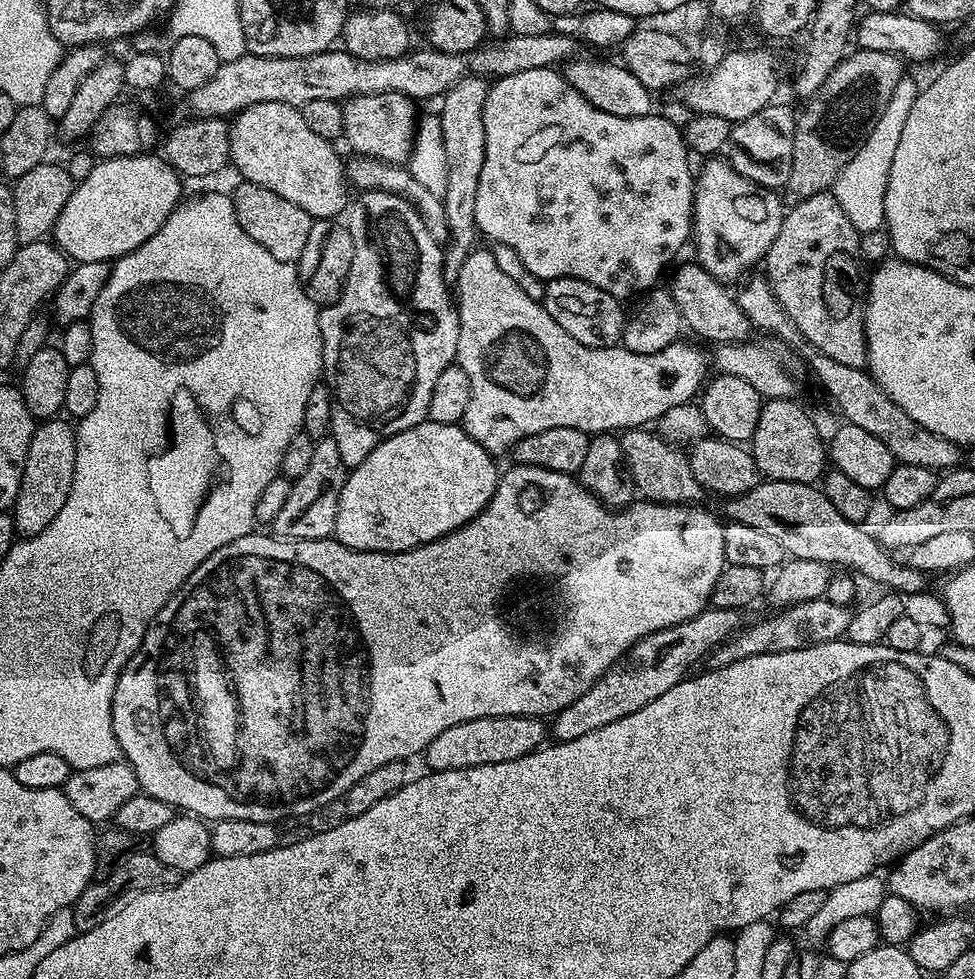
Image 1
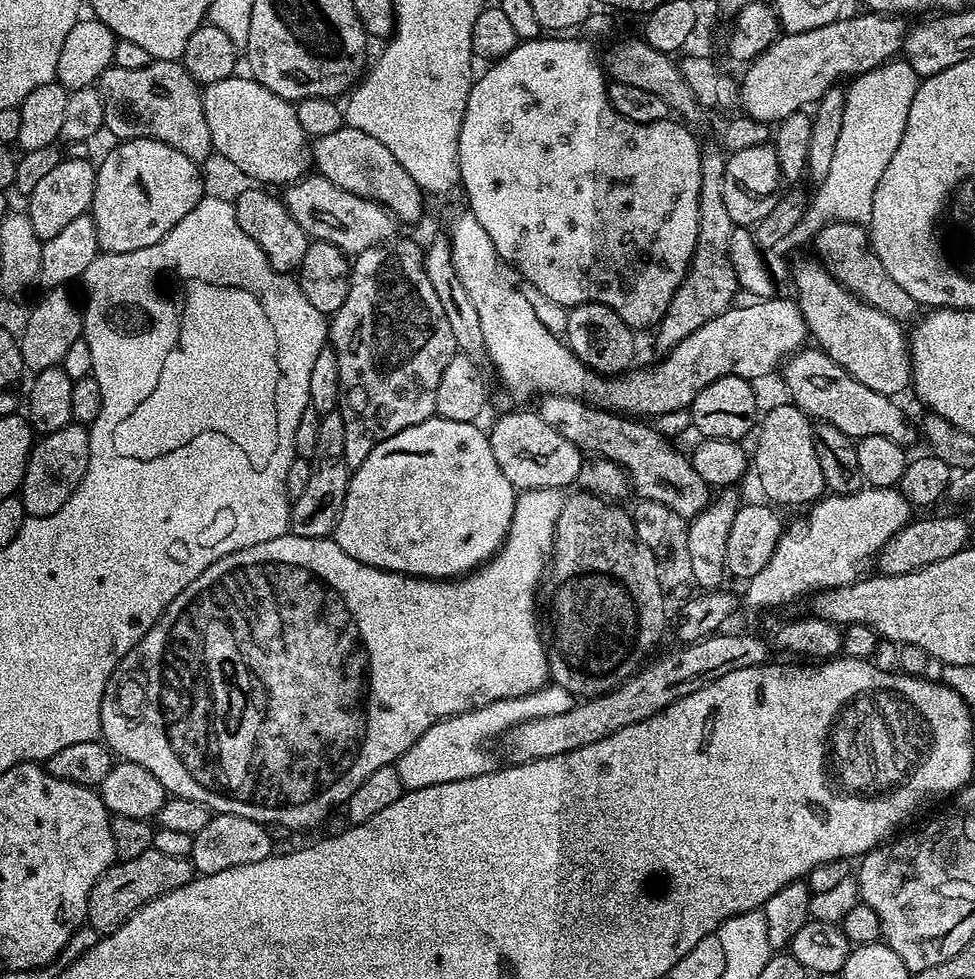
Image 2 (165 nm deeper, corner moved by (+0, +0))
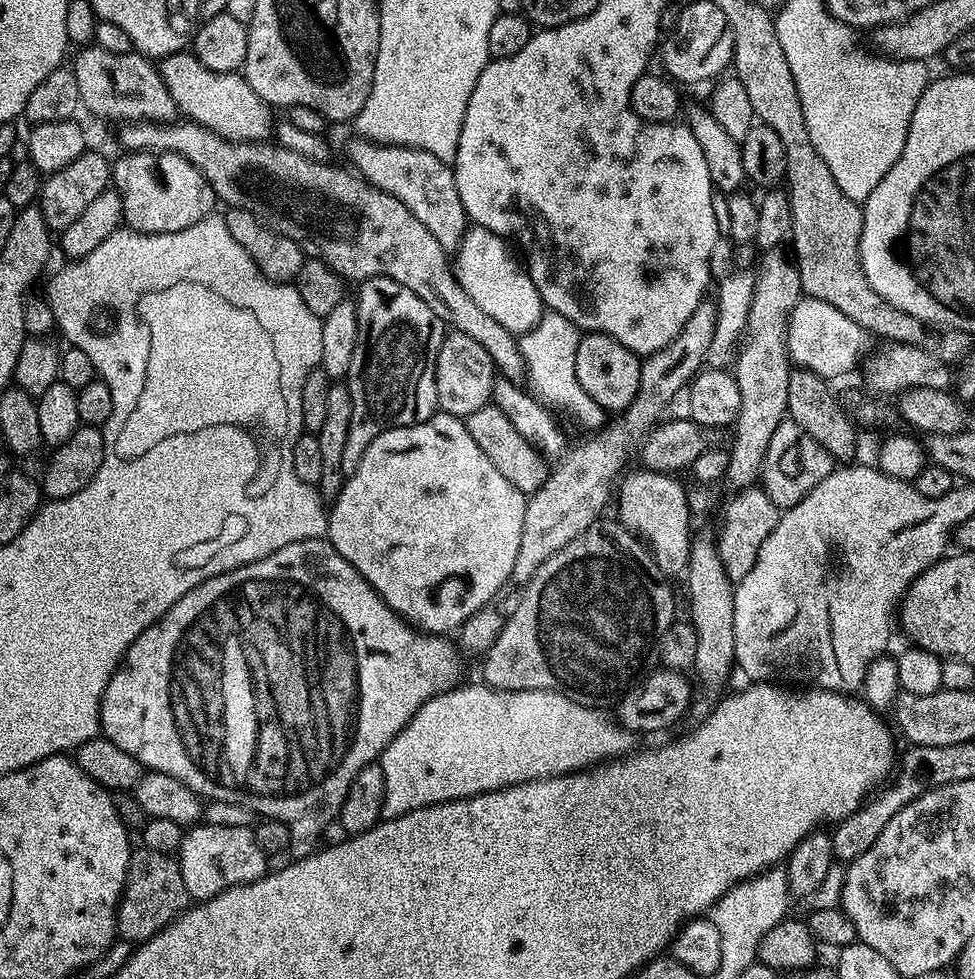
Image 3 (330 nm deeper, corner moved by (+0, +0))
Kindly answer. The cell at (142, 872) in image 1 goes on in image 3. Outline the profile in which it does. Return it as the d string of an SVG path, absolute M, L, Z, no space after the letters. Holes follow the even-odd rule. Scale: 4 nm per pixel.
M137 847L130 858L124 892L120 895L120 904L116 908L116 931L119 939L128 941L132 946L141 945L154 938L154 934L161 932L189 904L190 897L186 882L182 882L179 859L167 852Z

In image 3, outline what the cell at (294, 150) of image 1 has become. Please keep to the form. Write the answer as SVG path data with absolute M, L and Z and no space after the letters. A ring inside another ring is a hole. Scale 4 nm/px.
M191 51L175 52L163 57L158 67L166 90L174 98L177 109L184 112L189 121L201 124L214 134L227 140L241 140L247 144L264 142L273 135L273 109L244 81L240 72L215 72L206 66Z

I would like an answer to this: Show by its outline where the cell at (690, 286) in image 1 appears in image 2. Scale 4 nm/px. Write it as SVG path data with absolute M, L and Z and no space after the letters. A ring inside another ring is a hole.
M805 346L792 353L782 365L784 384L788 387L791 403L803 410L813 421L838 426L842 434L858 441L871 436L890 438L890 442L898 442L911 446L918 440L918 428L908 421L908 416L896 405L891 396L878 394L878 390L870 390L870 386L862 386L858 378L854 378L834 358L816 346Z

